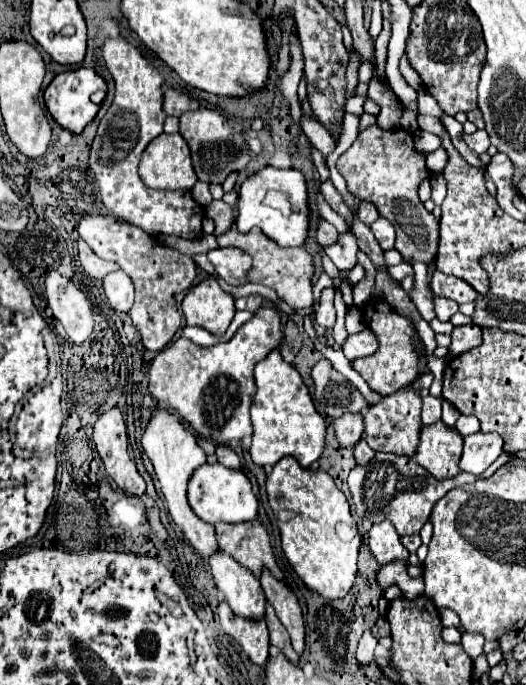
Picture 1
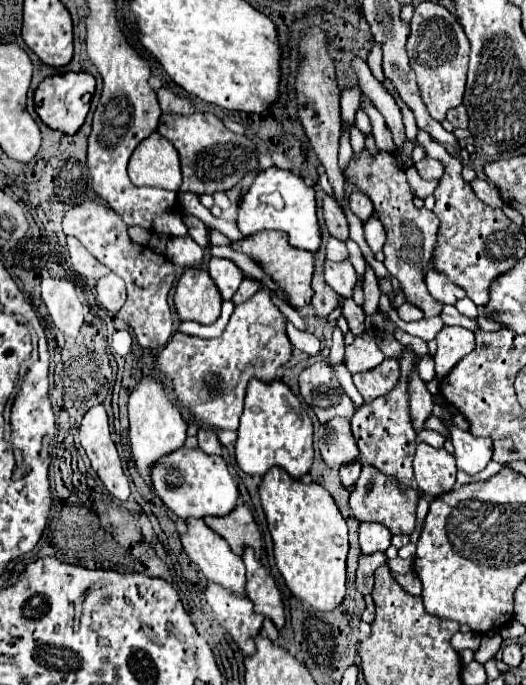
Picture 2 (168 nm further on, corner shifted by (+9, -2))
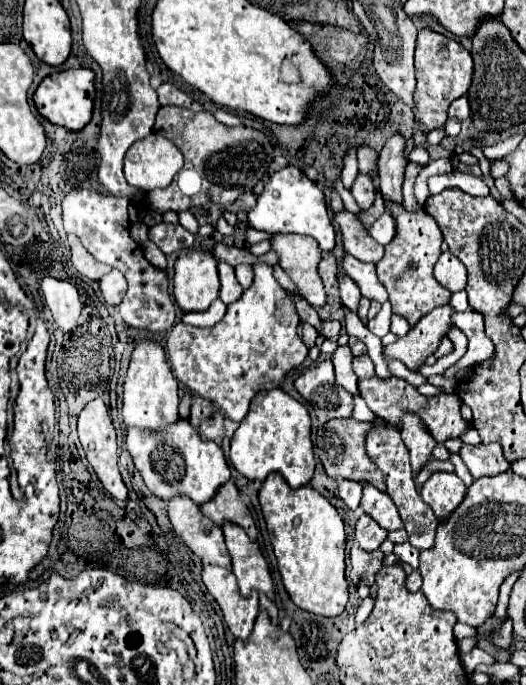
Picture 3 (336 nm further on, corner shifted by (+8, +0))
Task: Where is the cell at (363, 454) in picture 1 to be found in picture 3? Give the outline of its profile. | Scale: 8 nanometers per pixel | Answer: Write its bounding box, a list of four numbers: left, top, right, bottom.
[339,480,361,510]

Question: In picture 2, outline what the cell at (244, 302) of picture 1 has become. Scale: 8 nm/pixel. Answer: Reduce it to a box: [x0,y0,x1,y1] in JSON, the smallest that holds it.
[232,278,260,304]

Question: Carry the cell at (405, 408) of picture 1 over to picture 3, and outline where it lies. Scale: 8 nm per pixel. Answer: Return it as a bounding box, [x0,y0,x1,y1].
[367,418,439,550]

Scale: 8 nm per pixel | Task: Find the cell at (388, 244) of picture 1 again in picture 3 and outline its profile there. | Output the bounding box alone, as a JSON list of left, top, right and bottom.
[369,212,395,246]

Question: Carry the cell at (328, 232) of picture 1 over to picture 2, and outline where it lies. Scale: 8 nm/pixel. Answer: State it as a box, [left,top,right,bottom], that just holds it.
[326,238,348,262]

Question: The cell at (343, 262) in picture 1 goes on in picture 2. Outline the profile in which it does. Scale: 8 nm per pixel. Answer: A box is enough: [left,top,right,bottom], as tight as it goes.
[324,260,356,298]

